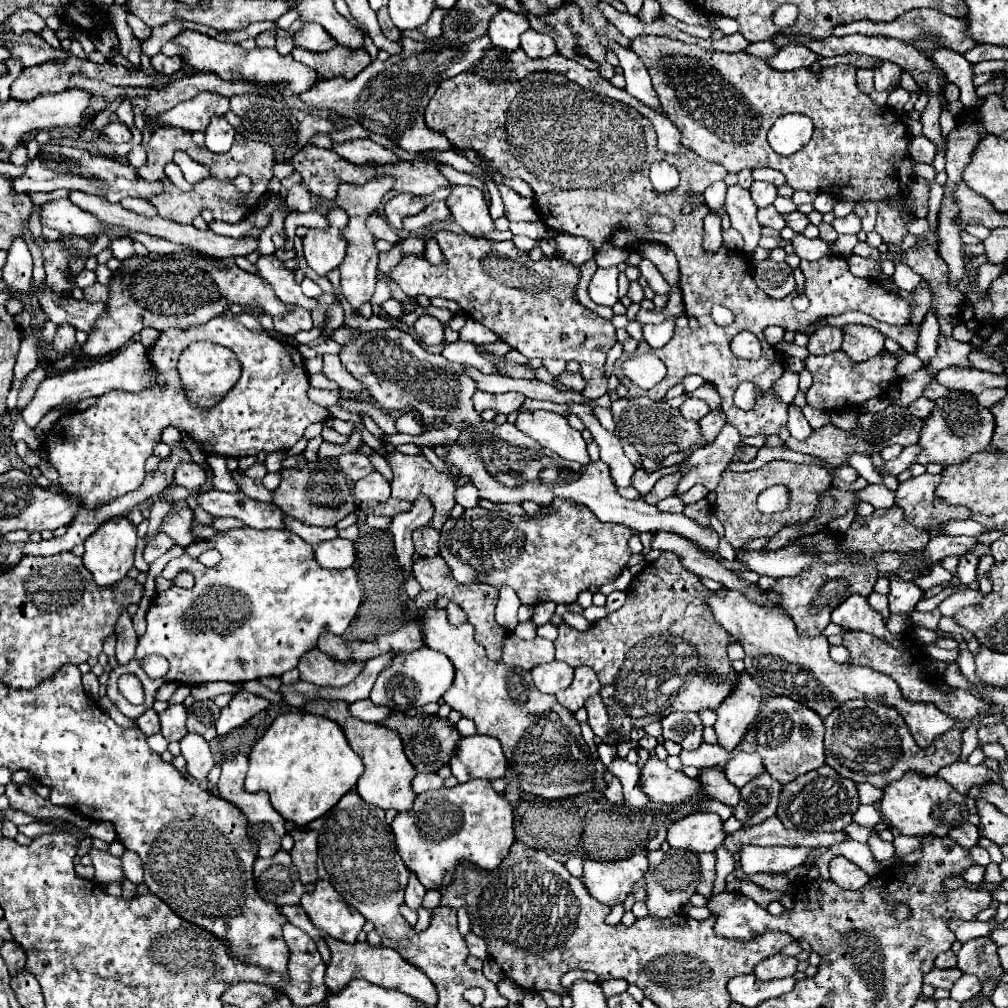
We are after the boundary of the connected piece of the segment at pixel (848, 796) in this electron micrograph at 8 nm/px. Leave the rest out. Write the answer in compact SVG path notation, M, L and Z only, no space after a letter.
M822 766L782 786L776 816L786 828L804 832L840 832L852 822L852 814L858 810L858 806L856 784L840 776L830 766Z

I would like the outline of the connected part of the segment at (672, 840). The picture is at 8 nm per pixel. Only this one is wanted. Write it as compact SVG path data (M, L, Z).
M696 812L682 820L676 820L668 828L668 844L672 848L684 848L690 852L714 852L724 842L722 820L718 814Z

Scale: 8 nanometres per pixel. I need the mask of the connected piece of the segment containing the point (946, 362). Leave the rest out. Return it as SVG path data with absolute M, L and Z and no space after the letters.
M940 334L940 336L938 336L936 356L934 356L928 364L924 364L924 366L930 368L932 376L938 374L942 368L948 368L948 366L952 366L952 364L956 364L956 366L970 366L970 362L968 362L968 352L970 352L974 346L981 347L984 341L982 338L978 338L976 334L969 343L958 342L958 340L952 338L952 336Z

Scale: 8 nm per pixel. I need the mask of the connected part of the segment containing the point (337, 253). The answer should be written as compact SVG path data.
M332 208L326 212L326 218L330 220L330 230L310 230L304 238L302 250L306 264L318 276L326 276L330 270L338 268L348 246L340 234L340 228L348 222L348 214L344 214L340 208Z

